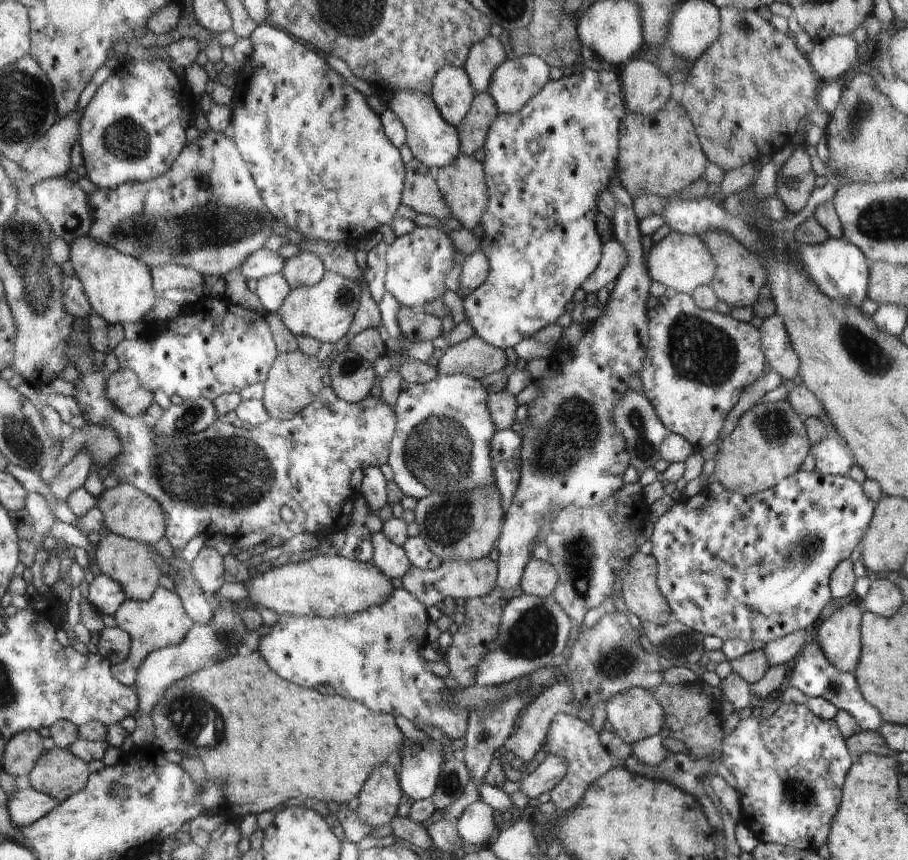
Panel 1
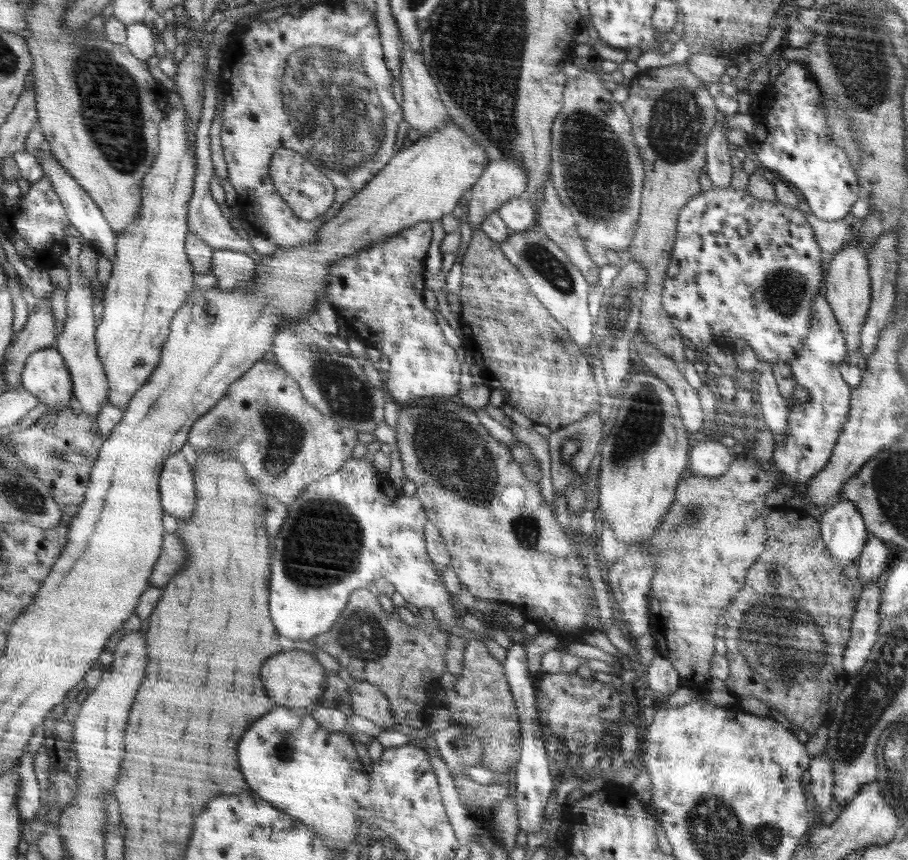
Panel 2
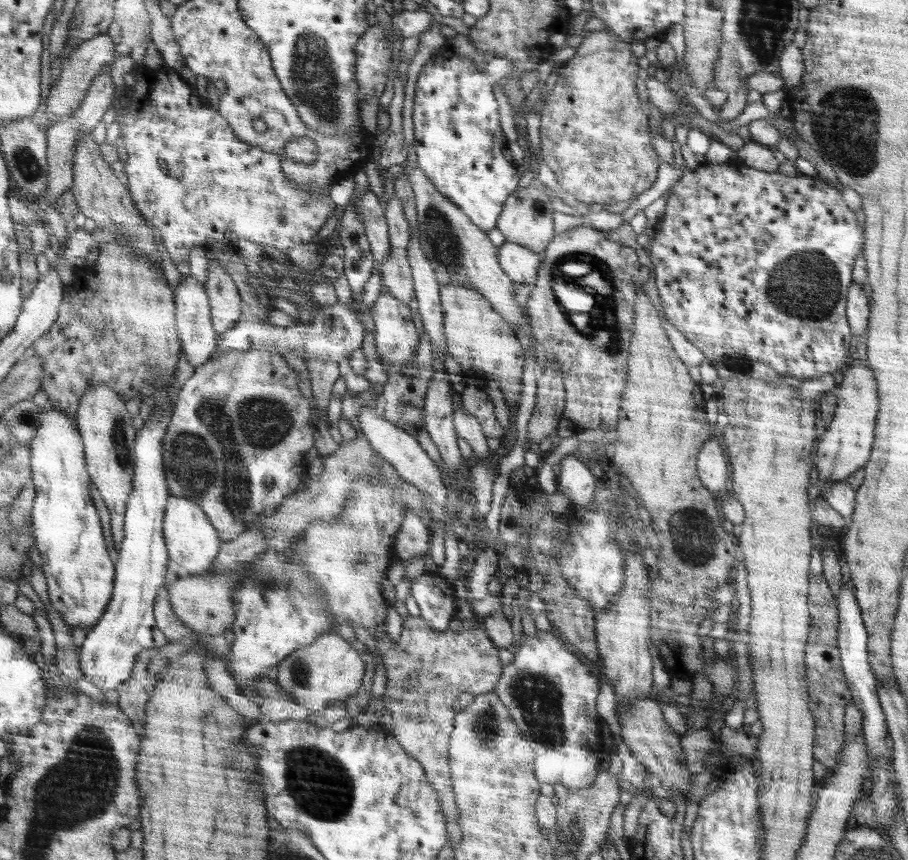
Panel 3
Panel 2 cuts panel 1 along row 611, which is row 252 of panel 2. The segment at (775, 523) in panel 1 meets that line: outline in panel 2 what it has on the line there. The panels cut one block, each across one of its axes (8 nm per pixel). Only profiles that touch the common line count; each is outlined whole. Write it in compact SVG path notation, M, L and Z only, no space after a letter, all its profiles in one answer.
M713 184L709 190L704 190L690 199L690 202L682 207L681 214L678 215L677 240L674 242L673 256L670 260L668 276L664 282L664 296L662 296L665 312L669 314L674 326L678 327L682 334L702 351L709 344L724 347L724 342L732 342L732 347L734 347L736 340L744 340L754 350L759 363L764 362L771 368L779 363L790 363L790 360L794 360L798 356L798 352L802 351L802 344L805 342L806 336L809 336L816 294L818 294L820 284L824 280L824 266L822 266L820 248L815 230L809 224L809 213L800 211L798 206L782 203L778 199L772 201L758 199L750 195L747 190L736 190L731 185L724 188L716 187Z

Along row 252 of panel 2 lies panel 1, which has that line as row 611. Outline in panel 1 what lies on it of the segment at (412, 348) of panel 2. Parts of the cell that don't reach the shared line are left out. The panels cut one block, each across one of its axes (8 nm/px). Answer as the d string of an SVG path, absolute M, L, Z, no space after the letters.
M401 587L394 589L384 604L350 615L325 618L282 614L278 616L278 622L271 628L270 634L261 638L258 652L265 661L270 662L270 668L274 668L278 676L286 676L286 680L294 684L302 684L306 688L328 684L340 696L348 694L352 700L362 700L376 712L402 715L417 729L422 730L425 725L430 725L453 742L468 735L469 712L451 704L444 680L428 670L426 660L420 654L420 648L427 646L428 642L426 628L429 615L424 606Z

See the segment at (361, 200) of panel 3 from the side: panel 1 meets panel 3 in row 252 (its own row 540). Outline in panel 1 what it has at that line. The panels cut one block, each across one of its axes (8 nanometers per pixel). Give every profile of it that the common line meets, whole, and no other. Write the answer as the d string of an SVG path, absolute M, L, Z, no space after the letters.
M382 532L371 536L373 565L390 580L402 579L411 568L403 547L395 546Z

